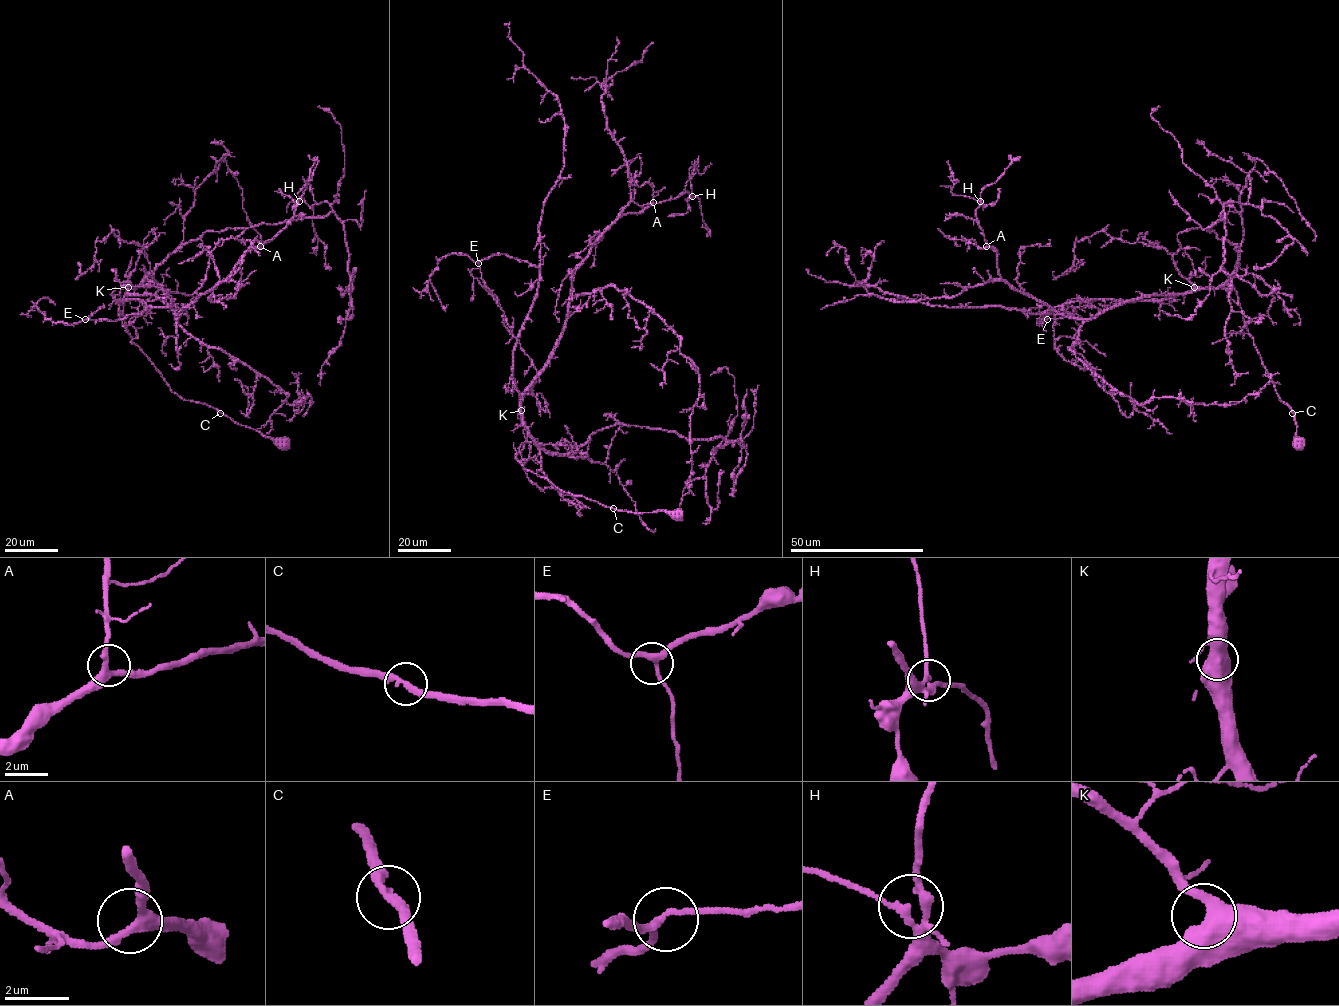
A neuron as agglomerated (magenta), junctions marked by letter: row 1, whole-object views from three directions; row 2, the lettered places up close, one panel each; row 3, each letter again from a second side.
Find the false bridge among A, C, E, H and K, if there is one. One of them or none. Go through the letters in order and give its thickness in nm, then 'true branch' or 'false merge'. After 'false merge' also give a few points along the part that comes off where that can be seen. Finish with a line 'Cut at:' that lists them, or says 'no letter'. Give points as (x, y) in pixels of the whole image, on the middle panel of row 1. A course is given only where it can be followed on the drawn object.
A: 320 nm | true branch
C: 280 nm | true branch
E: 240 nm | true branch
H: 180 nm | true branch
K: 700 nm | true branch
Cut at: no letter

